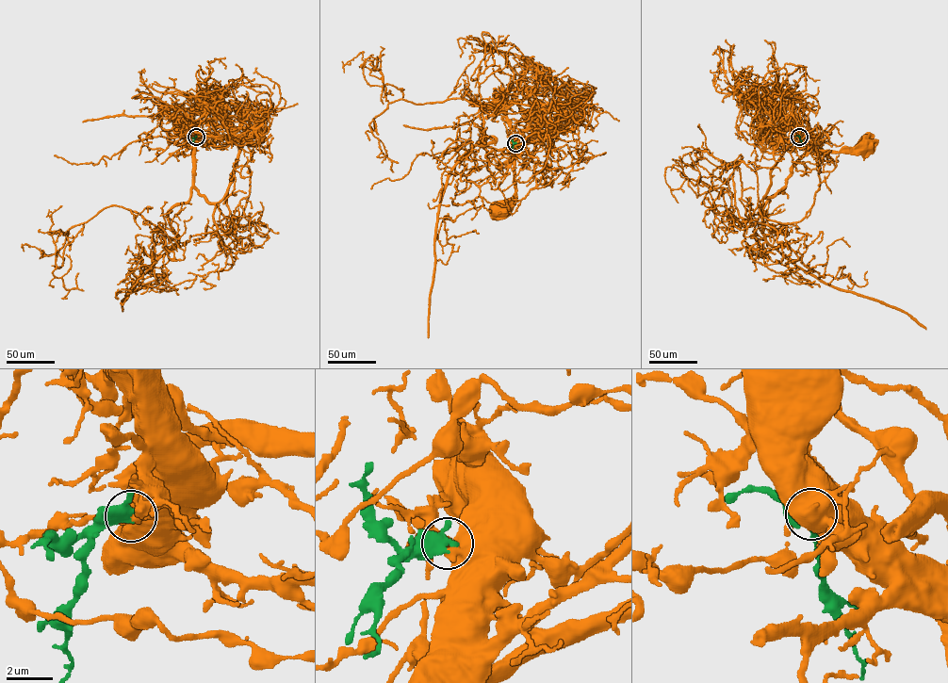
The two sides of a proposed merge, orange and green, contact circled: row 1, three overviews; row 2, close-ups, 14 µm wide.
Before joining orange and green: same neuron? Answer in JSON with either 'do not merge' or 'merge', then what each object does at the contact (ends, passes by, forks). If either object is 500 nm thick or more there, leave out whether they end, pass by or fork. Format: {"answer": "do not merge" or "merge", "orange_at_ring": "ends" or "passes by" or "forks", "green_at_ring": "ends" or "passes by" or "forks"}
{"answer": "merge", "orange_at_ring": "ends", "green_at_ring": "passes by"}

